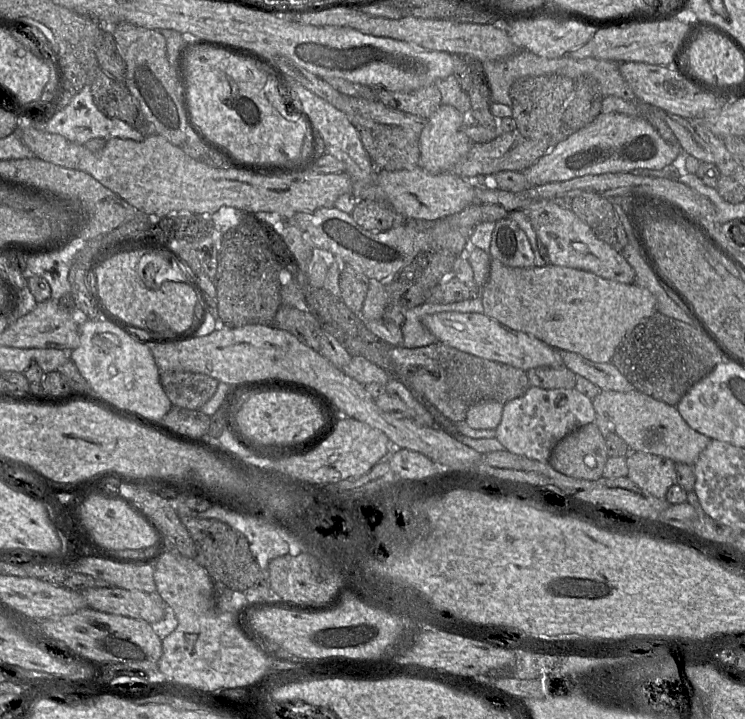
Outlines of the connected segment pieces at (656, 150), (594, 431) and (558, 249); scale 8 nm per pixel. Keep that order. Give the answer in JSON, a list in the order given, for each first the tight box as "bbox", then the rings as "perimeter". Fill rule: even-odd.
[{"bbox":[522,113,682,186],"perimeter":[[[600,113],[587,126],[568,132],[549,152],[522,171],[531,186],[570,180],[585,175],[632,172],[635,169],[661,170],[682,155],[679,145],[666,142],[642,116]]]},{"bbox":[548,422,608,480],"perimeter":[[[592,422],[562,438],[553,447],[548,462],[564,475],[597,480],[603,476],[608,457],[605,437]]]},{"bbox":[522,199,635,283],"perimeter":[[[542,199],[522,210],[529,217],[537,237],[545,245],[552,265],[591,272],[601,278],[619,283],[634,283],[635,271],[623,255],[600,240],[572,209],[562,208],[551,199]]]}]

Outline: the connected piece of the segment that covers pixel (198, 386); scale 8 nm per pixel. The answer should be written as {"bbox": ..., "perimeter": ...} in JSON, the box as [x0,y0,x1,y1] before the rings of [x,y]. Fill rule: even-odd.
{"bbox":[160,371,219,410],"perimeter":[[[160,371],[160,382],[173,406],[190,410],[200,410],[219,383],[205,374],[181,371]]]}

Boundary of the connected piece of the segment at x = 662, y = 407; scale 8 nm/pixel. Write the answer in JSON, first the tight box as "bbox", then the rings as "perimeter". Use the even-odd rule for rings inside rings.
{"bbox":[592,389,716,465],"perimeter":[[[635,389],[630,392],[602,391],[592,399],[592,404],[597,417],[605,418],[614,424],[615,433],[627,443],[631,452],[646,452],[669,458],[675,463],[693,465],[710,441],[716,440],[692,429],[681,417],[675,406],[658,401]]]}

